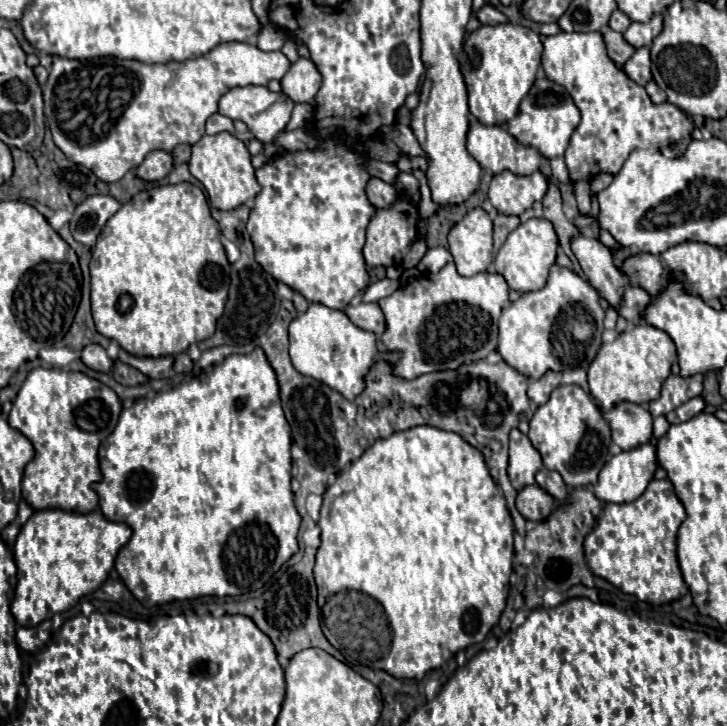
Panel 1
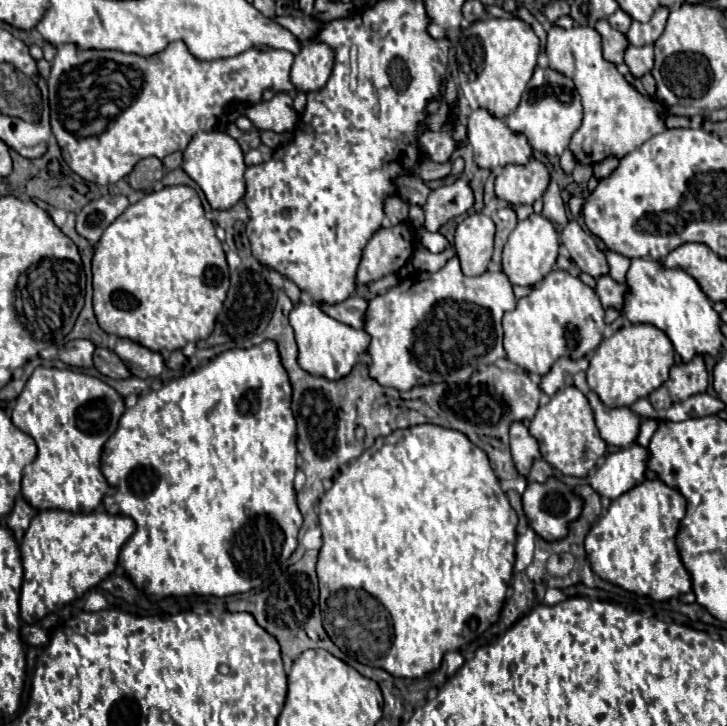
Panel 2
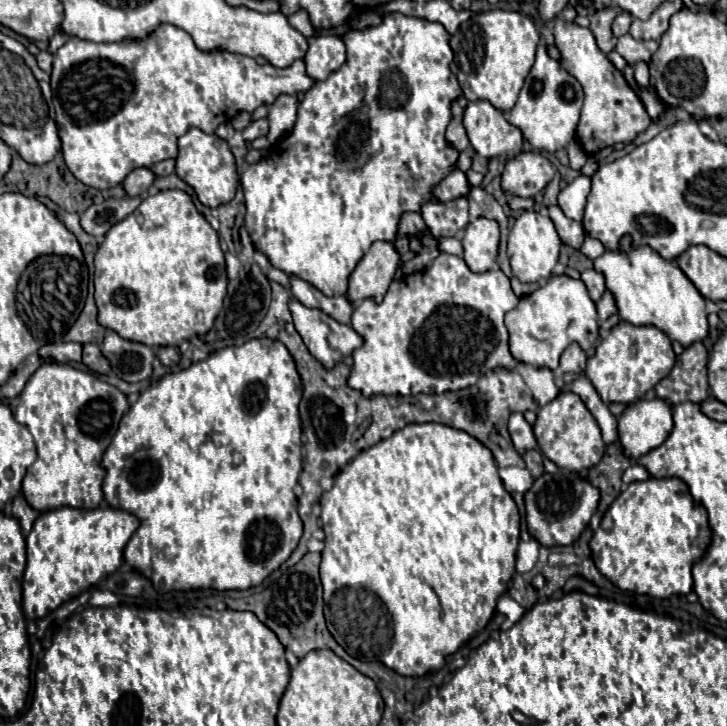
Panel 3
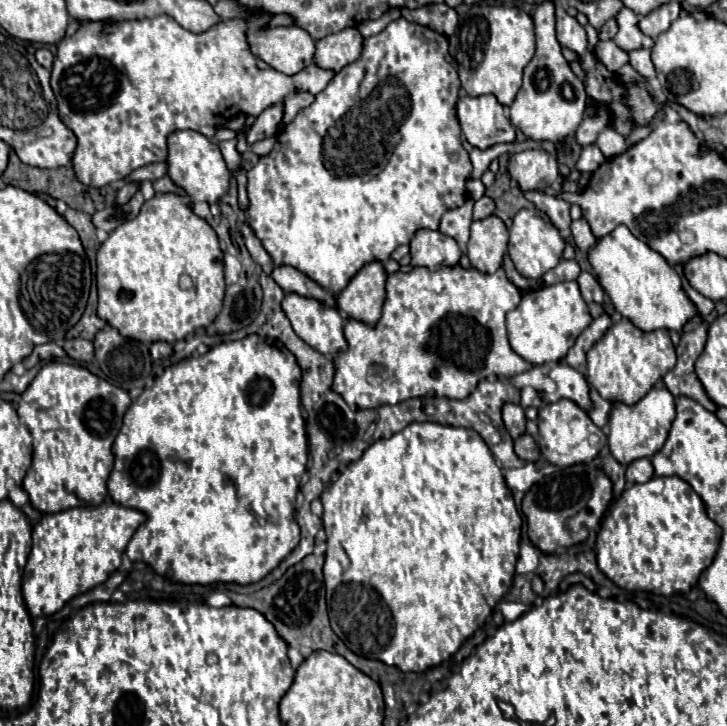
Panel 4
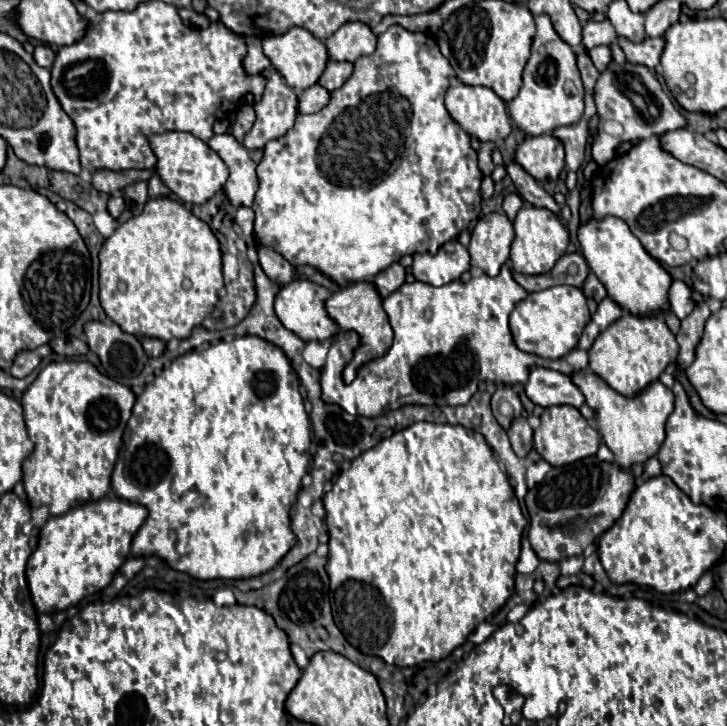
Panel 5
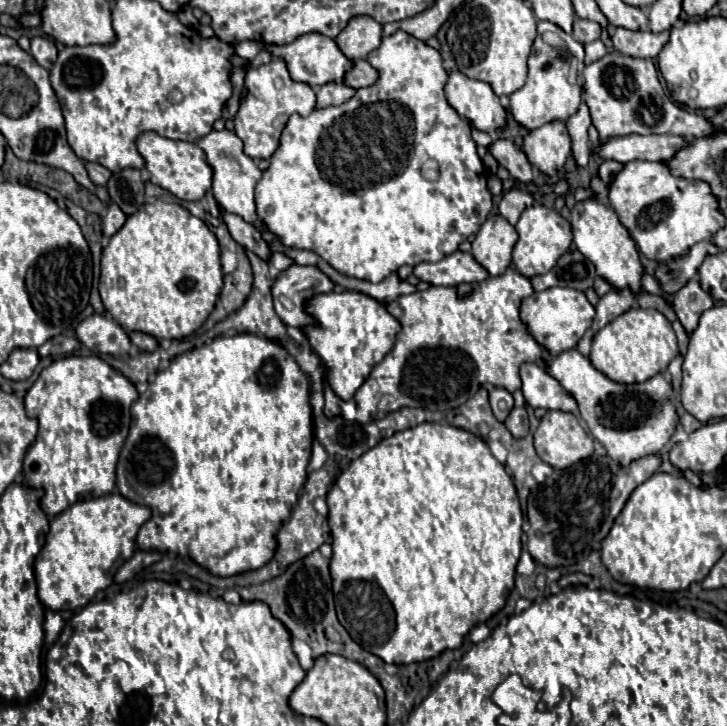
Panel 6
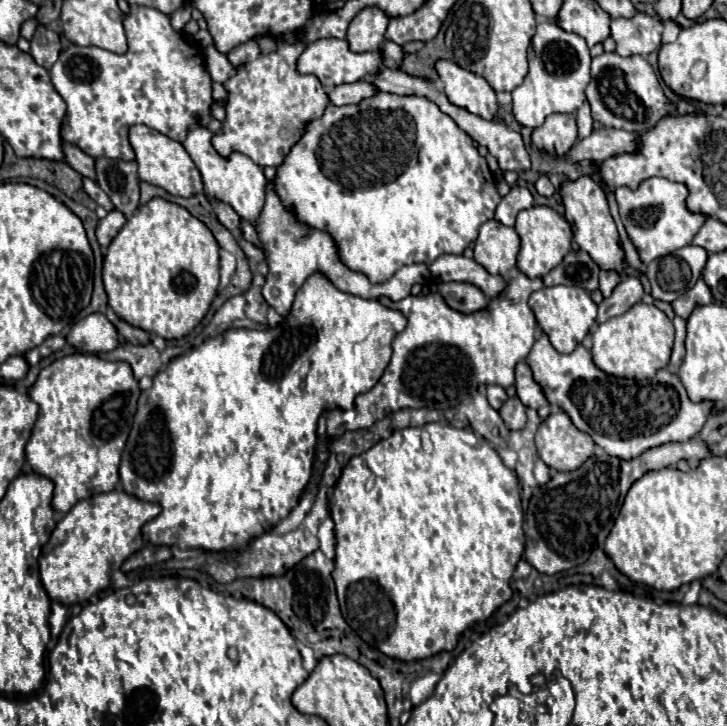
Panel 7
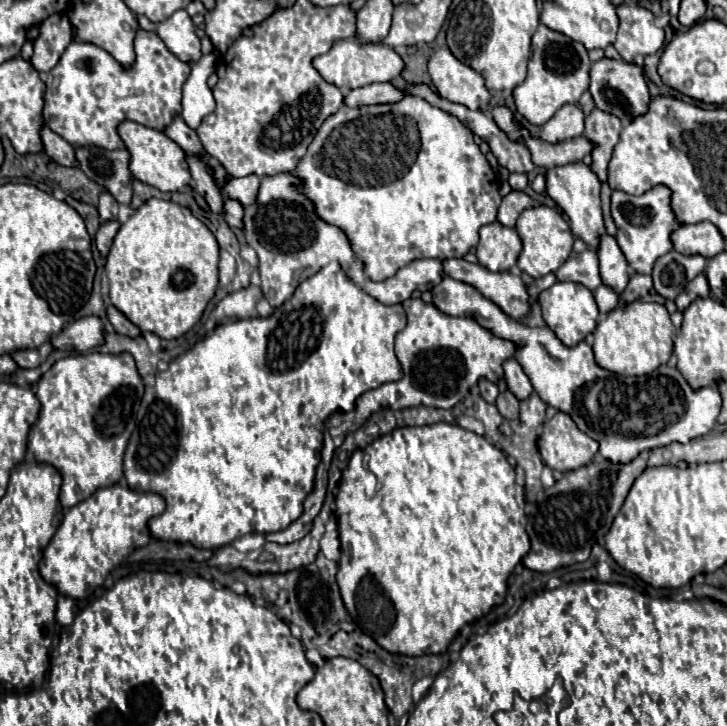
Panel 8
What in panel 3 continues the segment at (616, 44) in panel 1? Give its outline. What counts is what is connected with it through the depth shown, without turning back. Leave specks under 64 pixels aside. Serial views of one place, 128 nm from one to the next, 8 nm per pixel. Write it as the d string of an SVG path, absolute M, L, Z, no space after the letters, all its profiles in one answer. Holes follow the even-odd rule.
M612 6L612 8L604 8L600 12L596 12L592 18L590 18L590 30L592 34L596 36L596 42L600 46L600 50L604 54L612 52L614 46L616 46L616 36L612 34L612 20L616 18L616 14L620 12L620 8Z

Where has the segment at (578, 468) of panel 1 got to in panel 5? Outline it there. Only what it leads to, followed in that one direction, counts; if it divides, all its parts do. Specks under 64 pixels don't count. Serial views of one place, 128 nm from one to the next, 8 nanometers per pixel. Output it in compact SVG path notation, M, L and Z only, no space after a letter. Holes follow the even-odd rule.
M550 406L540 416L540 426L534 430L534 450L552 466L572 464L576 460L594 456L600 446L600 432L574 406Z

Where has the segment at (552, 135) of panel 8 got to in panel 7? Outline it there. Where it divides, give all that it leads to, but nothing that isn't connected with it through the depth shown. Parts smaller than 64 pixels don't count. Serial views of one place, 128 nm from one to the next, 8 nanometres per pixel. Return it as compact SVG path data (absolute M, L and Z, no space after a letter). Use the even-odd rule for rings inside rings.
M552 114L532 132L532 146L552 158L564 156L576 140L576 120L572 114Z

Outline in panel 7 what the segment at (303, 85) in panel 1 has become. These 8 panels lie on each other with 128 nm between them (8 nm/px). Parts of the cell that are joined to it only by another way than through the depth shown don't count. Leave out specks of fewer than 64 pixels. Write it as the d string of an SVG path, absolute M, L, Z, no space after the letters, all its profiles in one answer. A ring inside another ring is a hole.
M380 8L360 10L348 26L348 46L352 52L374 52L384 42L388 18Z

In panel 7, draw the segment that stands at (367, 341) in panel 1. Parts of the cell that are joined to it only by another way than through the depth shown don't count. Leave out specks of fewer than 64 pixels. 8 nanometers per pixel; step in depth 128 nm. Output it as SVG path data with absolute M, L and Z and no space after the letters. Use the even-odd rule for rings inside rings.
M264 168L264 176L268 180L268 188L266 188L266 204L260 216L260 224L256 226L258 236L264 244L264 252L268 258L268 276L266 276L266 284L264 284L264 298L266 302L282 316L288 316L292 310L292 302L294 296L298 292L298 288L304 284L304 280L316 272L324 274L338 290L342 292L350 292L362 298L380 298L380 296L388 296L390 300L402 300L404 296L410 294L410 288L414 284L426 284L430 282L432 276L428 276L428 266L426 264L410 264L410 266L402 266L390 280L388 284L370 284L370 280L364 274L352 272L350 268L346 268L336 252L334 240L320 230L312 230L306 228L302 224L298 224L298 220L294 218L294 214L282 206L282 202L276 198L274 190L272 190L272 180L274 180L276 170L274 168Z

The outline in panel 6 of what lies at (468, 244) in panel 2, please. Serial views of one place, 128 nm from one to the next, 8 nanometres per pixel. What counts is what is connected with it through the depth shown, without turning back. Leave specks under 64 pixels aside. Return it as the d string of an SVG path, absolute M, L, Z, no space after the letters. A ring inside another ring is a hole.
M488 216L472 242L472 256L490 276L498 276L510 266L516 240L518 234L504 216Z

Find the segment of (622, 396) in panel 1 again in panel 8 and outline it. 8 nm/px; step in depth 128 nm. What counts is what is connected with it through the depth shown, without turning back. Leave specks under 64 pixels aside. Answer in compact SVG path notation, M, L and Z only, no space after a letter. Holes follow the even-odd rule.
M636 300L626 306L616 306L598 322L592 348L596 362L604 370L622 376L644 376L670 360L674 348L674 324L670 322L670 314L664 306Z

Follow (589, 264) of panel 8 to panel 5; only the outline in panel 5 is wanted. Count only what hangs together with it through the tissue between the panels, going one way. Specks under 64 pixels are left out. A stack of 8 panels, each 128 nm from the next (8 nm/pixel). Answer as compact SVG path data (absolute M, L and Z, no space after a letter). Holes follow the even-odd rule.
M580 252L564 254L550 272L538 274L538 276L526 276L514 272L512 278L526 290L526 292L538 292L550 286L568 284L568 286L582 286L588 276L588 264Z

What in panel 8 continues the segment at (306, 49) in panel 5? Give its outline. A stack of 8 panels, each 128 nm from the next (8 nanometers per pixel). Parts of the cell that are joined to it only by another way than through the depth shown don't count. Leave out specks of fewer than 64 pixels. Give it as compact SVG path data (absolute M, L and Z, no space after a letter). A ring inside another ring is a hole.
M356 38L334 42L326 54L320 54L312 60L312 66L320 72L320 76L326 82L338 86L342 92L348 92L350 88L360 88L372 82L388 82L392 80L392 76L400 76L400 72L404 70L402 58L392 48L384 44L358 42Z

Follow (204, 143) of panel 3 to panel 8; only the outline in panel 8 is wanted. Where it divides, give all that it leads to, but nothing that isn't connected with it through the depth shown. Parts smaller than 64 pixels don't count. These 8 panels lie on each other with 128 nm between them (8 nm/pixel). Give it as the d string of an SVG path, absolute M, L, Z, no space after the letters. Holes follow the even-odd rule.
M122 122L118 132L132 156L130 172L136 180L150 184L162 192L182 192L192 184L184 150L176 142L172 142L164 132L156 132L154 128L148 128L138 122Z

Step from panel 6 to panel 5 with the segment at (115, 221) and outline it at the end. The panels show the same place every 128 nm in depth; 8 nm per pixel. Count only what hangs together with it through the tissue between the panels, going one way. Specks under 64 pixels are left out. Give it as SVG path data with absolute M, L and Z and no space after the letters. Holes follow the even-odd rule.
M112 194L112 196L110 196L110 202L108 202L108 212L110 212L114 218L118 218L122 210L124 210L124 198L122 198L122 194Z

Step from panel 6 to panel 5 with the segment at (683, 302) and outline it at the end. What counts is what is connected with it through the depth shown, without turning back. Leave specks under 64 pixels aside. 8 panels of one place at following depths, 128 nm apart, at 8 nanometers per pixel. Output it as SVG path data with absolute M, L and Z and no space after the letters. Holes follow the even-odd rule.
M694 292L694 302L696 302L696 308L692 310L692 314L688 314L684 320L682 320L682 326L680 326L680 332L676 334L676 340L678 340L678 346L680 346L680 354L678 354L678 360L676 360L676 366L678 370L686 370L692 360L696 358L696 346L704 334L704 324L710 316L710 310L708 310L708 302L698 294Z

